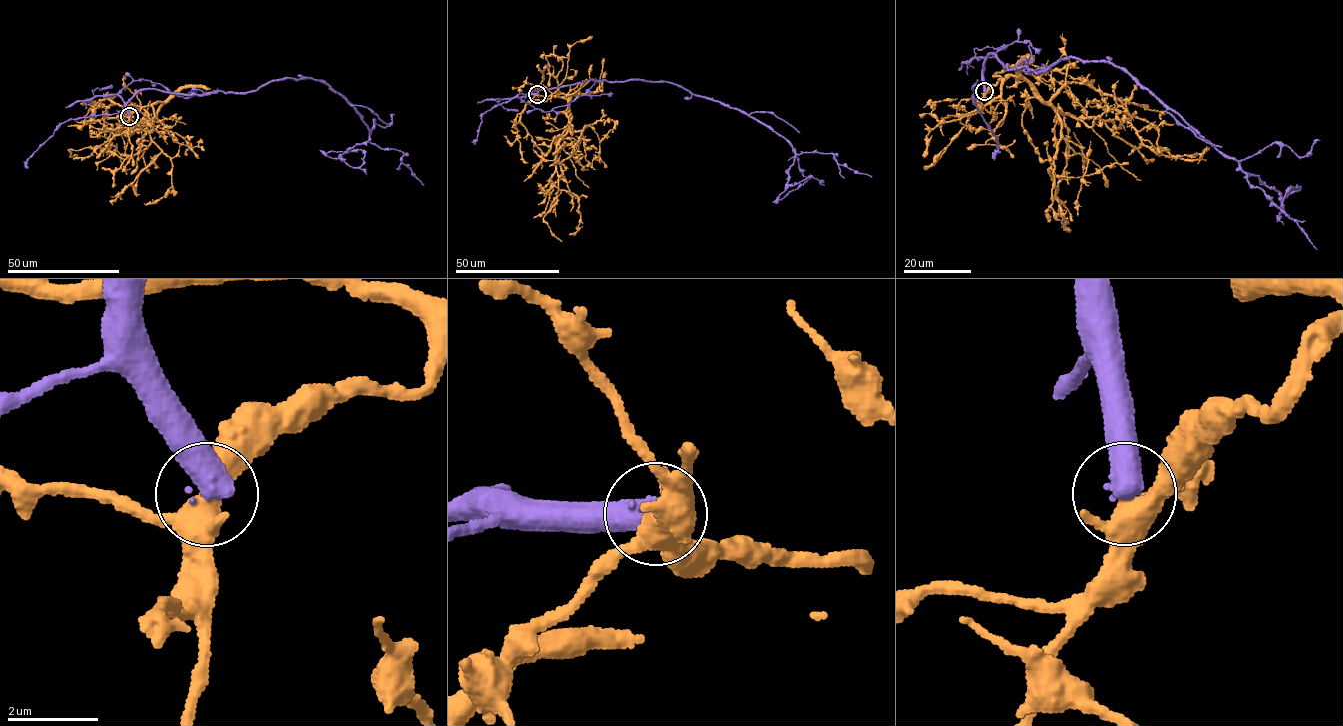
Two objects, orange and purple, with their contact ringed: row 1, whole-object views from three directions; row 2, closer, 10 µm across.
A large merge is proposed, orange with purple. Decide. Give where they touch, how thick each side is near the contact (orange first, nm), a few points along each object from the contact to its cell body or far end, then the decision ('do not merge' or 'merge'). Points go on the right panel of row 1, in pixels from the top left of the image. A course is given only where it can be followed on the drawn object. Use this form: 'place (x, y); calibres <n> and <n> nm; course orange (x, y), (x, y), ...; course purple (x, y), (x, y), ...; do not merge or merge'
place (984, 91); calibres 420 and 600 nm; course orange (985, 91), (999, 80), (1022, 77), (1044, 101), (1063, 114), (1123, 120), (1156, 153), (1171, 157), (1204, 152); course purple (985, 91), (989, 54), (1008, 69), (1040, 73), (1073, 58), (1114, 65), (1235, 159), (1250, 185), (1317, 249); do not merge

